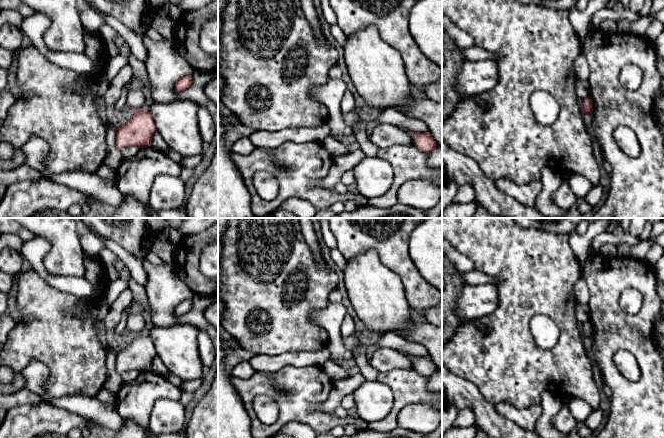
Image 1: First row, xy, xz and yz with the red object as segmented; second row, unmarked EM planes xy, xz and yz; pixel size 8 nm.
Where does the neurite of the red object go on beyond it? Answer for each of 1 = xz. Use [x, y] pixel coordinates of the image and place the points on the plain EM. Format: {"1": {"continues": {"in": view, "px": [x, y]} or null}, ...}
{"1": {"continues": null}}

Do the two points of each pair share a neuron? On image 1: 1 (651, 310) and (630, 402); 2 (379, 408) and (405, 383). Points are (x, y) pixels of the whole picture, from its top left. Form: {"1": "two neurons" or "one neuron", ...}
{"1": "one neuron", "2": "two neurons"}

